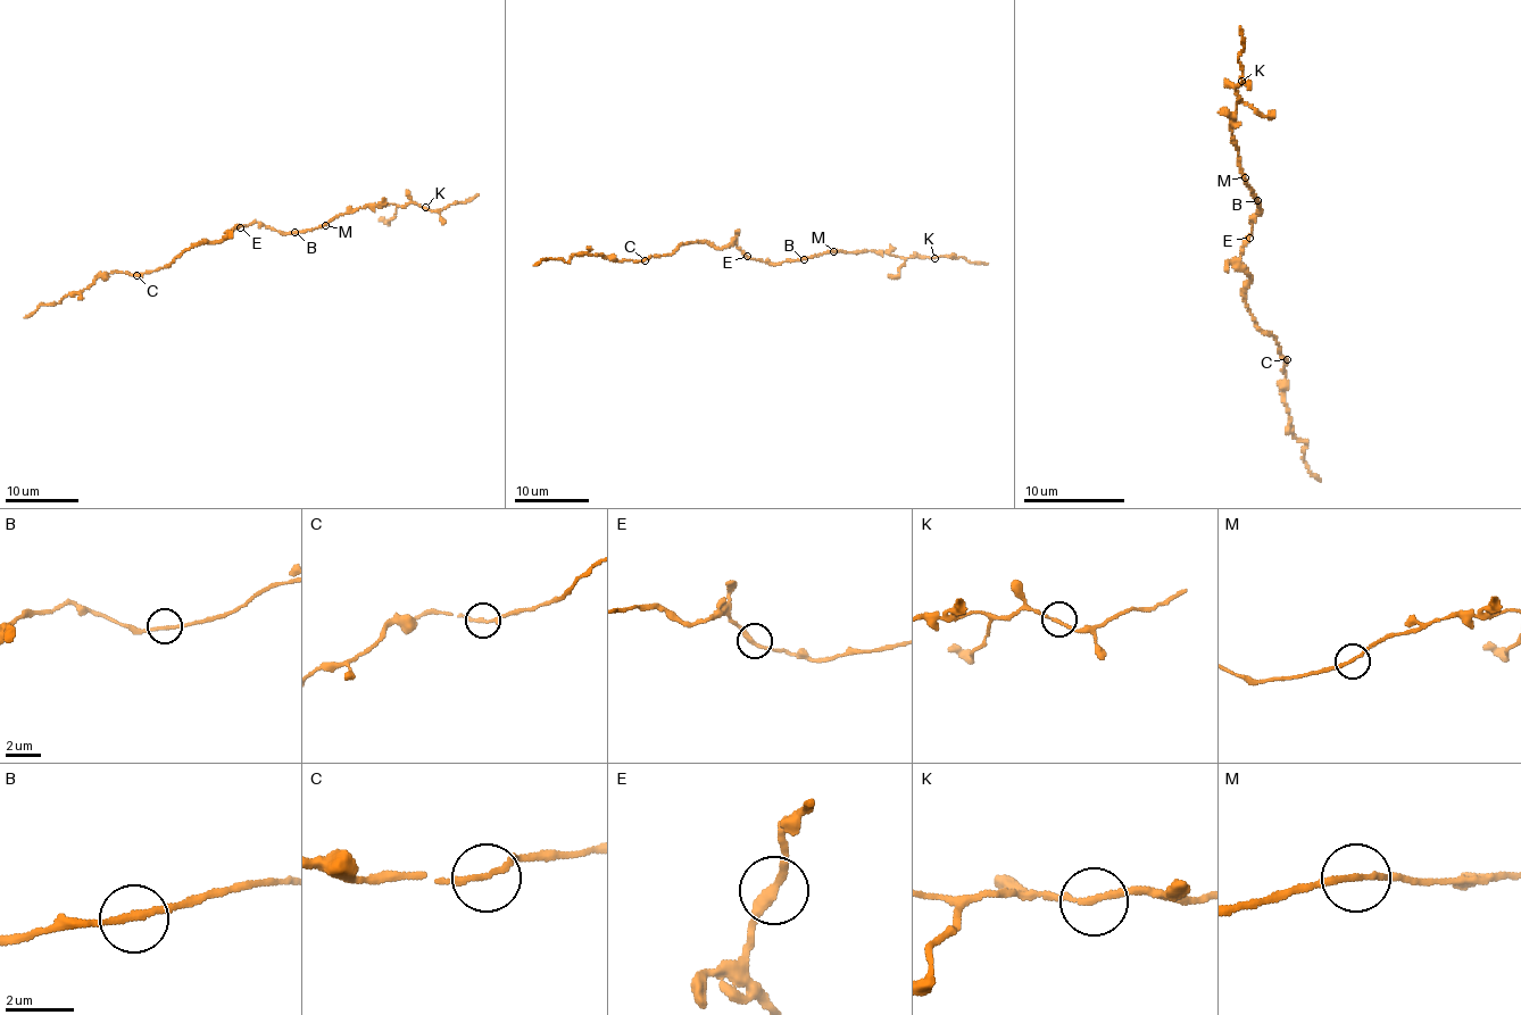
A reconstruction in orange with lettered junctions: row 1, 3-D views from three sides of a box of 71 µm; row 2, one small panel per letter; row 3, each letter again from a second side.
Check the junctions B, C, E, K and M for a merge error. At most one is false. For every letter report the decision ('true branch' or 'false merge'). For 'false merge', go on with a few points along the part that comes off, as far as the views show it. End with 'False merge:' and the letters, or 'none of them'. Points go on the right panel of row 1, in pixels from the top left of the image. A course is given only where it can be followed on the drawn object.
B: true branch
C: true branch
E: true branch
K: true branch
M: true branch
False merge: none of them

